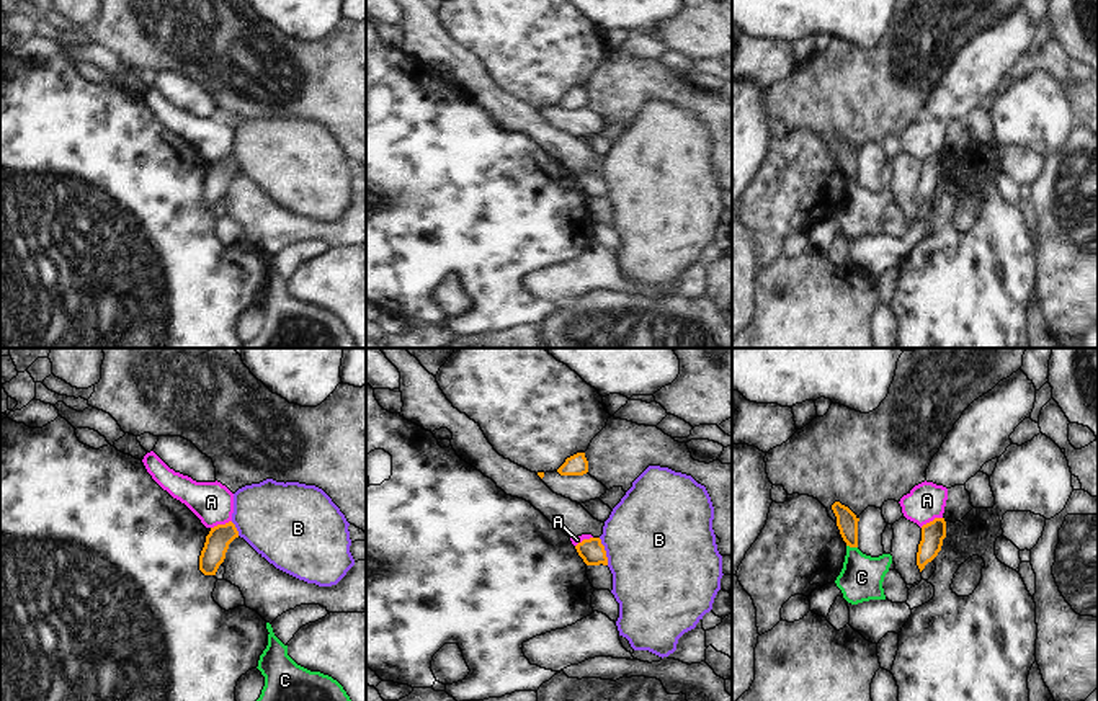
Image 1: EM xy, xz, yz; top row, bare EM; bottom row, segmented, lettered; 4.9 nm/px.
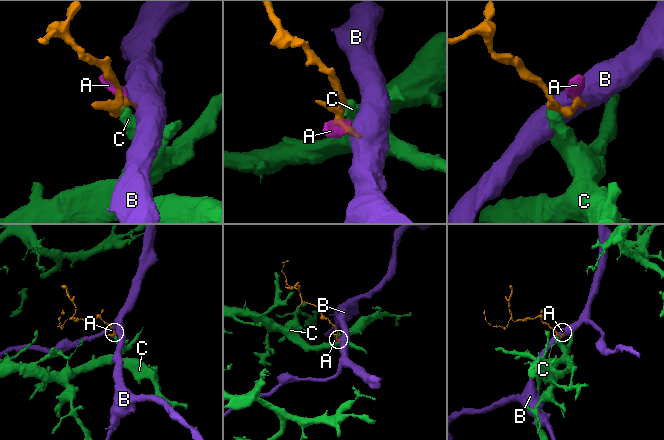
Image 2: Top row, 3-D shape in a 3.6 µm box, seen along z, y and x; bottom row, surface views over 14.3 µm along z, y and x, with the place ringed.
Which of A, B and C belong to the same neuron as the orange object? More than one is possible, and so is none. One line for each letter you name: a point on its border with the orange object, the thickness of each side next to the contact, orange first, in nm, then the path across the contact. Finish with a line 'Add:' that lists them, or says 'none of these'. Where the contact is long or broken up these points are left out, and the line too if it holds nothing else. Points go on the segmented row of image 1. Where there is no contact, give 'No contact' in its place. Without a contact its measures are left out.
Add: none of these

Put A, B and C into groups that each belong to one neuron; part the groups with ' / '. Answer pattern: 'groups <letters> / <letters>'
groups A C / B

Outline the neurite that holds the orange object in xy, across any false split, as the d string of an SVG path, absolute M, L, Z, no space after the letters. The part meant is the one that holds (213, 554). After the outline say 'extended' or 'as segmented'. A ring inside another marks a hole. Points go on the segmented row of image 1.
M232 521L211 528L199 556L199 570L204 575L216 575L219 565L225 559L229 544L235 538L239 538L239 531Z; as segmented

